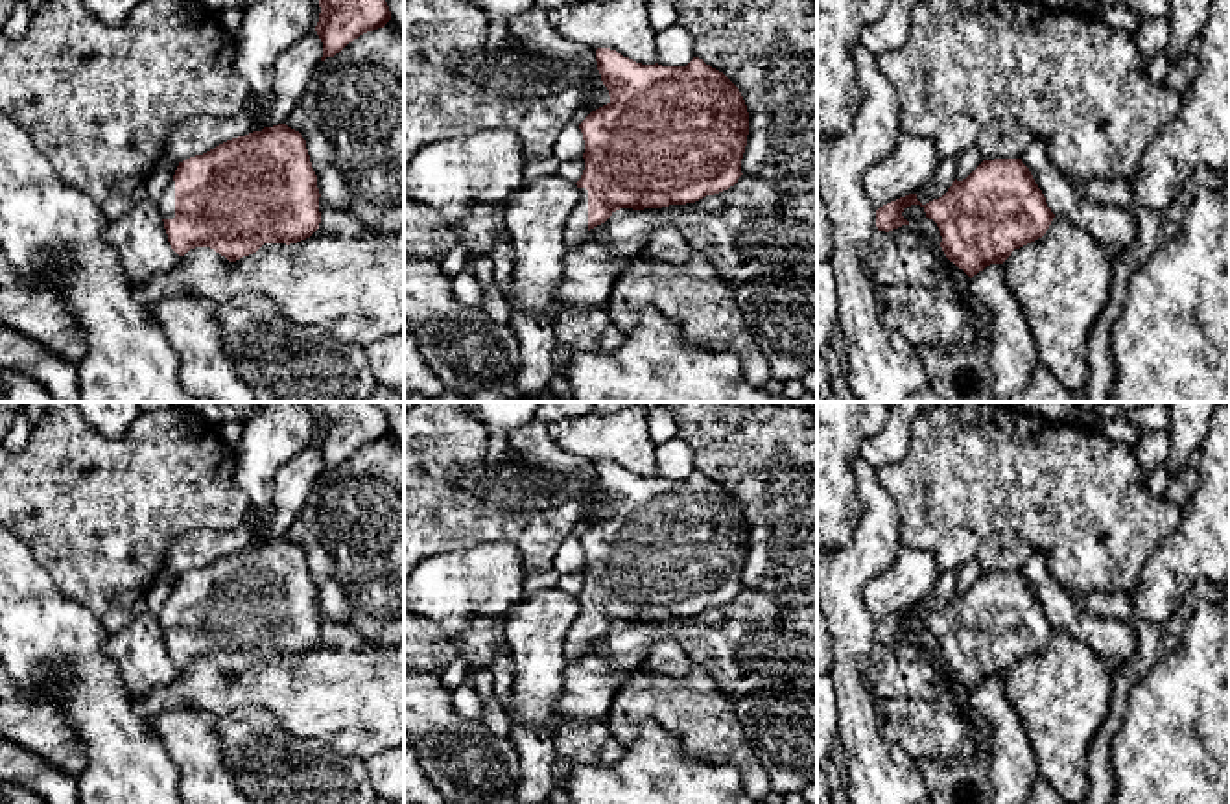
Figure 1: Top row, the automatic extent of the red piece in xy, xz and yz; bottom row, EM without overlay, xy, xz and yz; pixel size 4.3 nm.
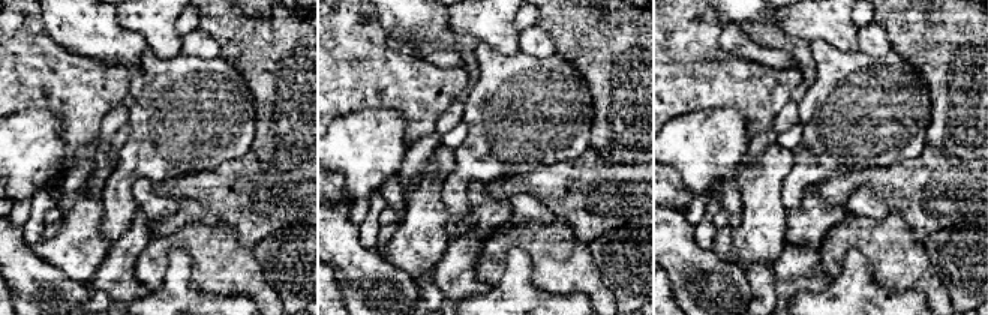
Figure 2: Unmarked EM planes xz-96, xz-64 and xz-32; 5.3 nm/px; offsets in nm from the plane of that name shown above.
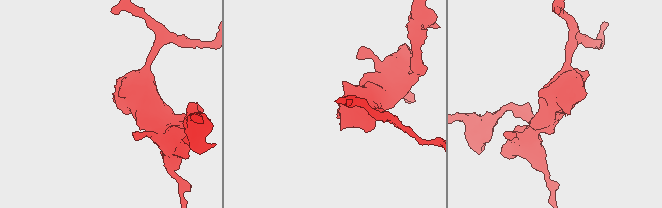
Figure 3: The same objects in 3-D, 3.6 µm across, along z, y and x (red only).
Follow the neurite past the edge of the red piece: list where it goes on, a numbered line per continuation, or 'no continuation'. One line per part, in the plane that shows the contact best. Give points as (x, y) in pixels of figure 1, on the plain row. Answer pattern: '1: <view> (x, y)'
1: xy (166, 616)

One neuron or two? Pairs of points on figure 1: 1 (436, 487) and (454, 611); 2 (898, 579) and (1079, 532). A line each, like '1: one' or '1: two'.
1: two
2: two

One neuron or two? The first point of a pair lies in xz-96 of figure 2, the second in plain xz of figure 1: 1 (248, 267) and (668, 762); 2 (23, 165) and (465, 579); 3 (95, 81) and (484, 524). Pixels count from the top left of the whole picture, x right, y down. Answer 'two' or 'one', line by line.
1: two
2: one
3: one

